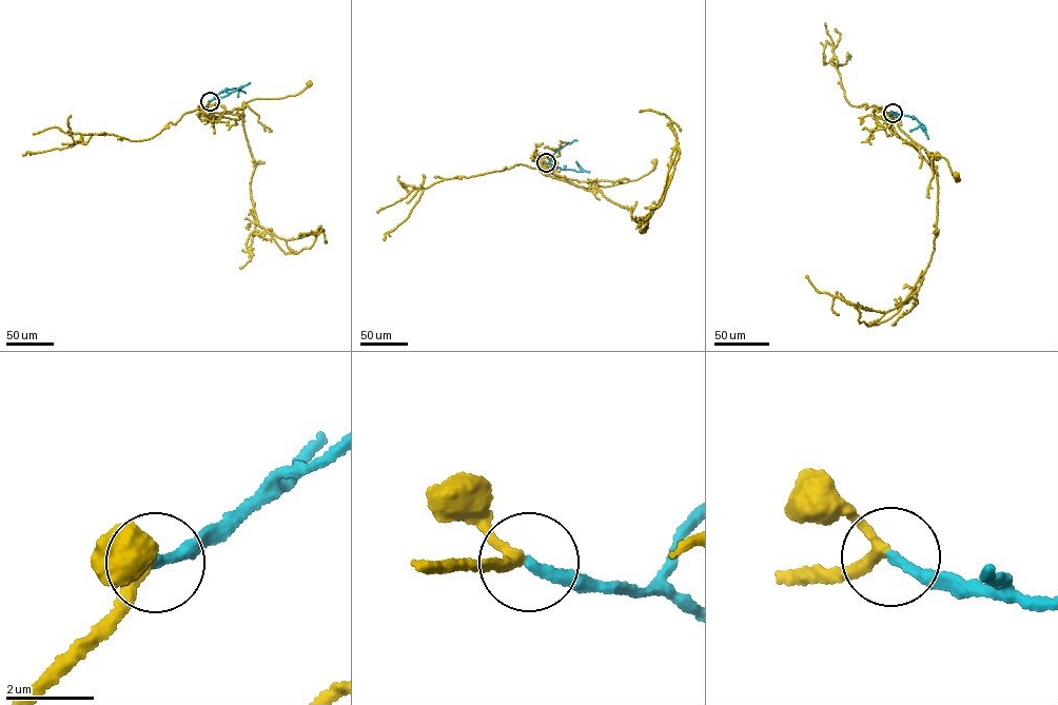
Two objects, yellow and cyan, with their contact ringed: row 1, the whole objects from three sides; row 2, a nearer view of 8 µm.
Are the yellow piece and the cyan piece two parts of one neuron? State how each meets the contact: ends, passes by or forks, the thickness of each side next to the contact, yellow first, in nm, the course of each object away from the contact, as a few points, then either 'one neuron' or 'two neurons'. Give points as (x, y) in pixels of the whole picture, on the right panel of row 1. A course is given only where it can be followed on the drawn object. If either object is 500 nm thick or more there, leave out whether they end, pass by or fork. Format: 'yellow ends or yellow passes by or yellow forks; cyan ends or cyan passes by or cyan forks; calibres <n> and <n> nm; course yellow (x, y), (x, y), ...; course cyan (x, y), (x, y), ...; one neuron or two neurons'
yellow passes by; cyan ends; calibres 240 and 240 nm; course yellow (893, 113), (914, 142), (936, 159), (936, 153), (934, 157), (945, 159), (958, 181), (956, 175); course cyan (893, 113), (915, 118), (925, 132), (919, 125), (909, 131); one neuron

